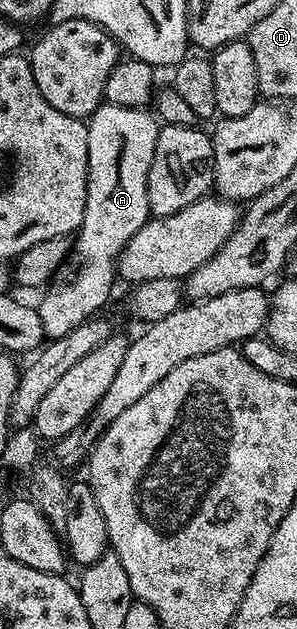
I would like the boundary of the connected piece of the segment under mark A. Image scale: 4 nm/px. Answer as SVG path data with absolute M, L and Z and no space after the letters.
M103 102L89 116L88 129L88 177L86 178L86 204L84 205L84 221L76 232L72 243L73 262L82 263L67 279L59 278L58 291L47 290L42 303L37 304L40 321L44 321L44 333L47 340L64 337L64 333L72 333L82 323L95 318L98 311L110 299L110 290L116 279L116 264L122 251L132 237L151 218L148 205L148 169L152 165L152 157L156 149L156 137L160 126L159 120L149 110L141 107L125 107L115 103Z

